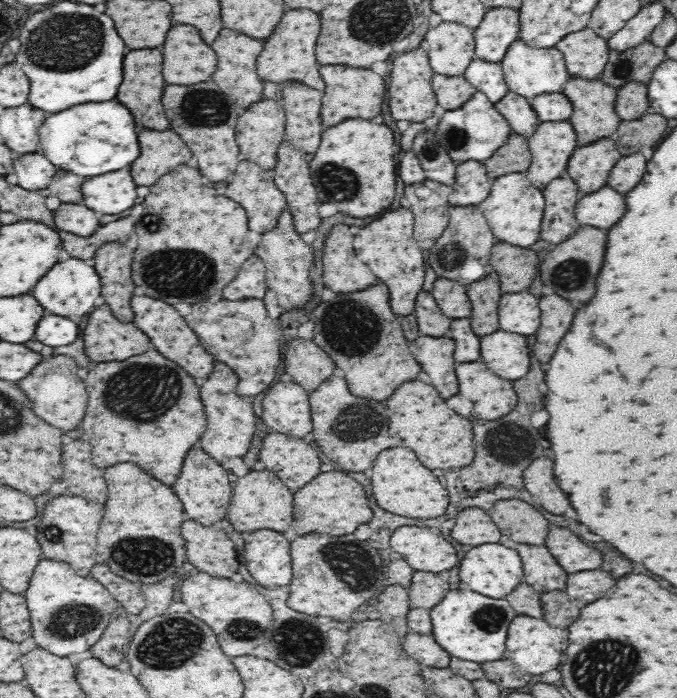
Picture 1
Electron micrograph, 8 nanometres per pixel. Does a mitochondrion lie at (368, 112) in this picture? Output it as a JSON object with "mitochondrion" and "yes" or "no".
{"mitochondrion":"no"}

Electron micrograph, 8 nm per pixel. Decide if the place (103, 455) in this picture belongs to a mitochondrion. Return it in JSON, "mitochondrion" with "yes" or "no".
{"mitochondrion":"no"}

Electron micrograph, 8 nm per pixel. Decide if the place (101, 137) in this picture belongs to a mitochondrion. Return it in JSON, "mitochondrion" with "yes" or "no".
{"mitochondrion":"no"}

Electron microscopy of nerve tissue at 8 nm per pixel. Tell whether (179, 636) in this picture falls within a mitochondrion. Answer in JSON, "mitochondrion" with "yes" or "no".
{"mitochondrion":"yes"}

